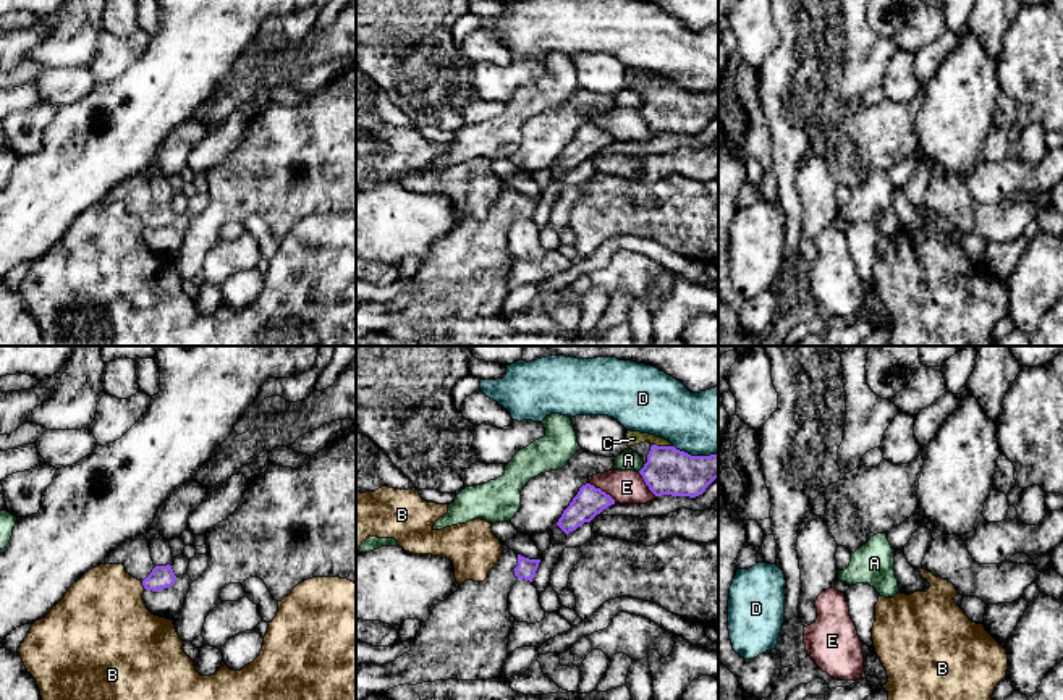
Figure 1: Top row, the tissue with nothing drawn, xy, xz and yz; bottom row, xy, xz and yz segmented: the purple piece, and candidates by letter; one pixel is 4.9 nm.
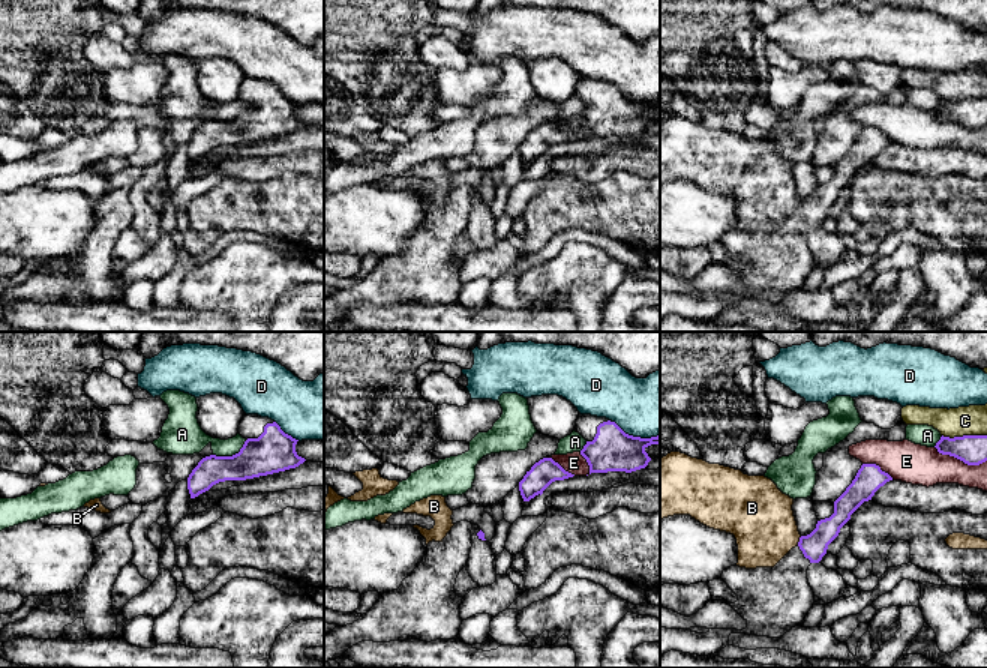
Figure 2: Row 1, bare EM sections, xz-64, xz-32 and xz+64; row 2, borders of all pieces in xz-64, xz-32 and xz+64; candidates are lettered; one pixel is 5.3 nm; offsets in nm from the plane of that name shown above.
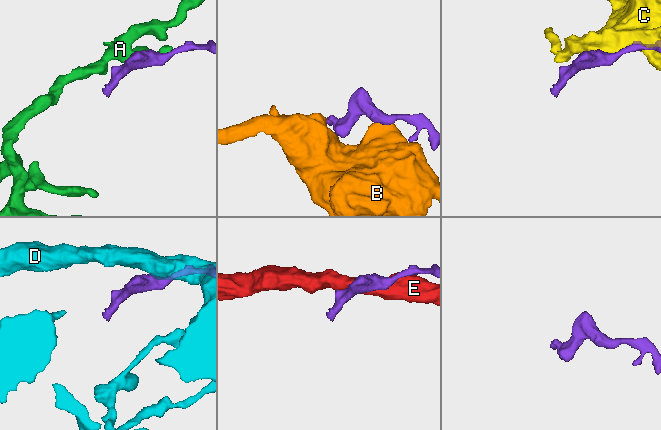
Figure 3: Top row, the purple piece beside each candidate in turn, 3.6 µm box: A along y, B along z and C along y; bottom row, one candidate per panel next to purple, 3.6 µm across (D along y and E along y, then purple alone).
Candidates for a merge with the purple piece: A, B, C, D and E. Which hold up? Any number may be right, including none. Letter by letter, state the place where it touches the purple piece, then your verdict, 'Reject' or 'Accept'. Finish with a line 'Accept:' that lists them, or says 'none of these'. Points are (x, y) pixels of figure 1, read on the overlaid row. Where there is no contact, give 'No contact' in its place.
A: Touches purple at xz (643, 468). Reject
B: Touches purple at xy (143, 584). Reject
C: Touches purple at xz (662, 446). Reject
D: Touches purple at xz (696, 456). Reject
E: Touches purple at xz (601, 490). Reject
Accept: none of these

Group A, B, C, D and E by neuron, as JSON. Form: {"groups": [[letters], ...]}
{"groups": [["A"], ["B"], ["C"], ["D"], ["E"]]}

